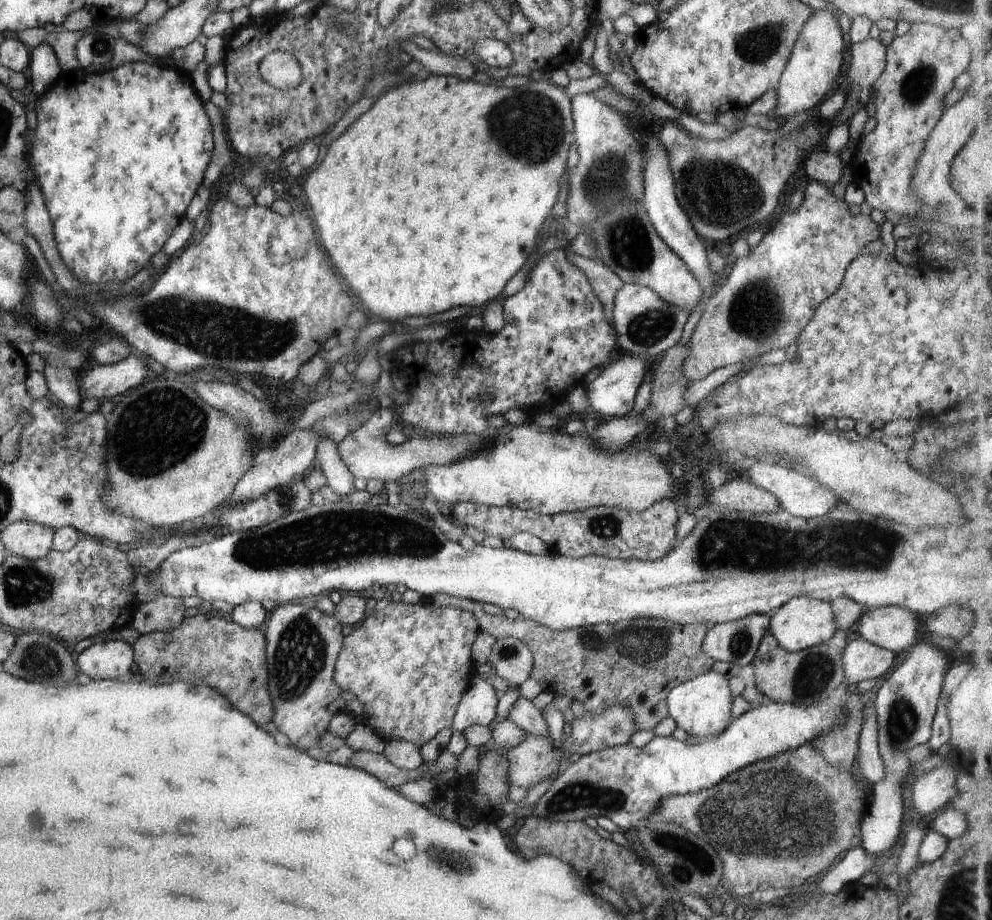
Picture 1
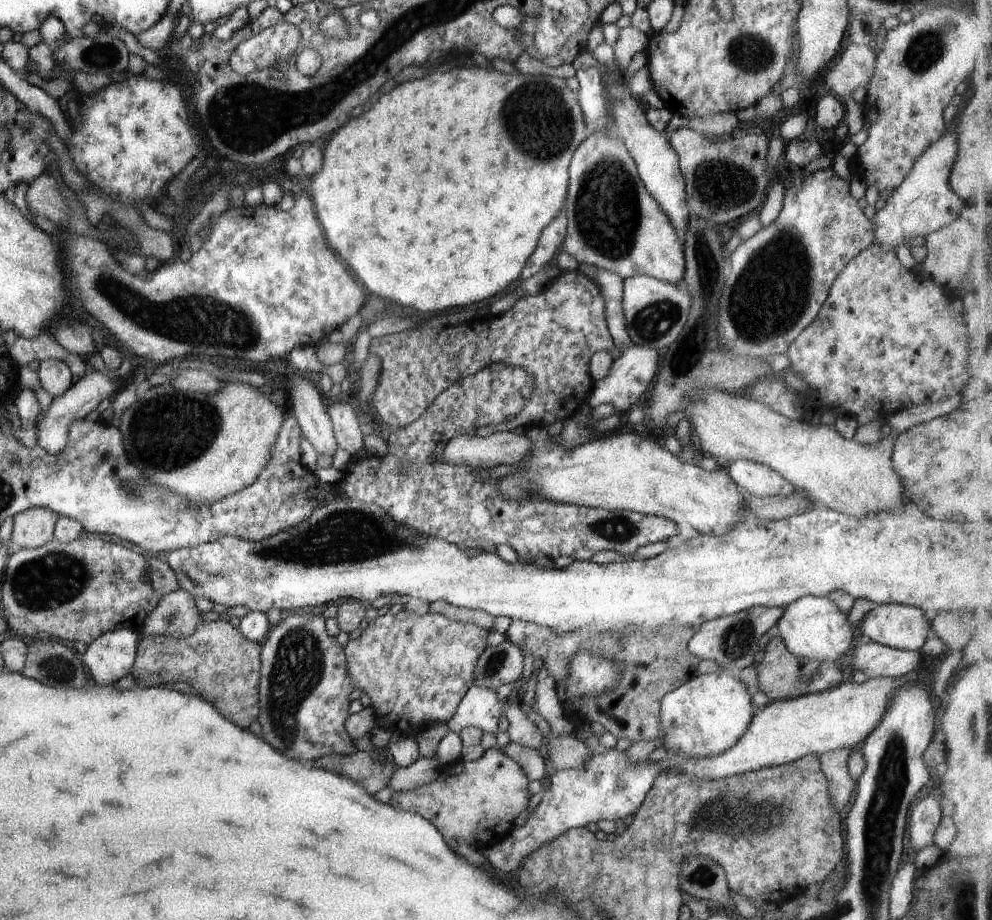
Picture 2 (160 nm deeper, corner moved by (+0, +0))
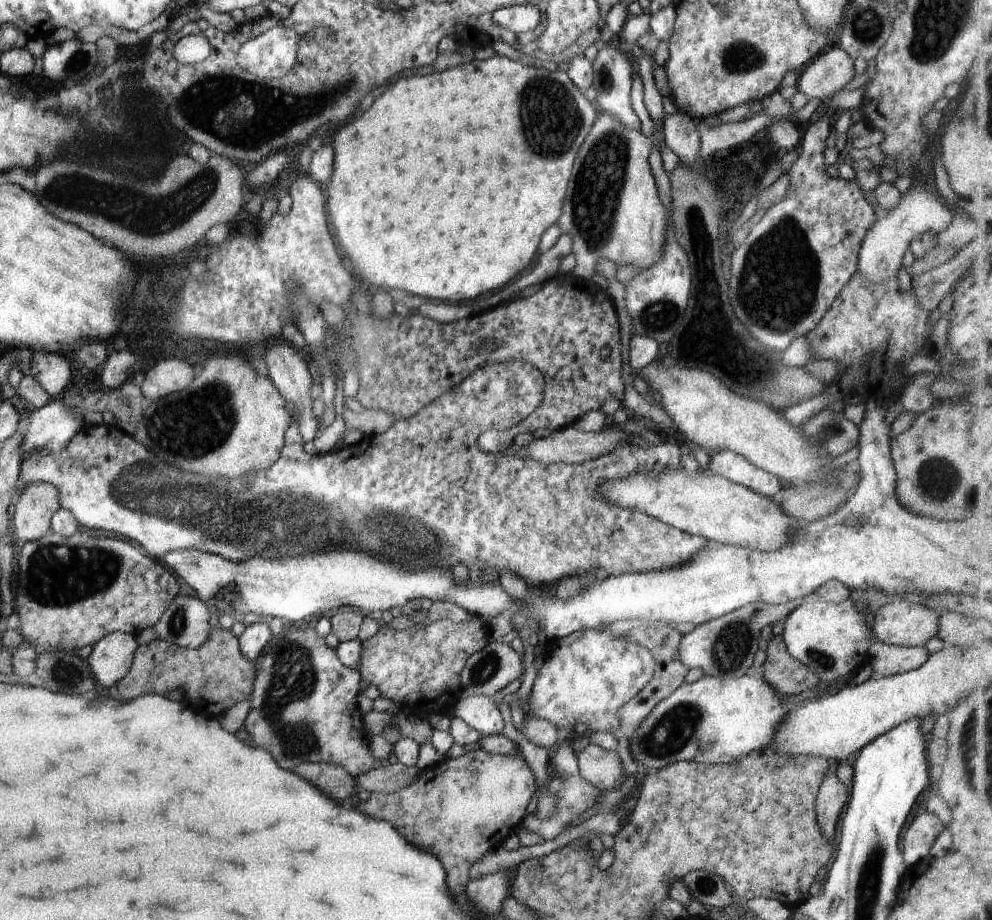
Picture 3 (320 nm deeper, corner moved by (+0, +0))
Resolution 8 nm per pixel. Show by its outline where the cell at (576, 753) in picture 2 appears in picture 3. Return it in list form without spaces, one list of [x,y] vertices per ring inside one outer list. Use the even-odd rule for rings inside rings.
[[[592,743],[579,754],[577,761],[582,778],[602,793],[620,789],[628,777],[617,751],[602,750]]]

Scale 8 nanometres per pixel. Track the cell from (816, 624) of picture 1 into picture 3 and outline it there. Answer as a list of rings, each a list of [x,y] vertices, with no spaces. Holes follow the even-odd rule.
[[[812,593],[785,620],[783,639],[790,656],[809,666],[817,678],[826,684],[838,679],[850,682],[856,672],[869,663],[868,649],[875,640],[873,631],[866,625],[865,615],[865,611],[850,599],[829,603]]]

